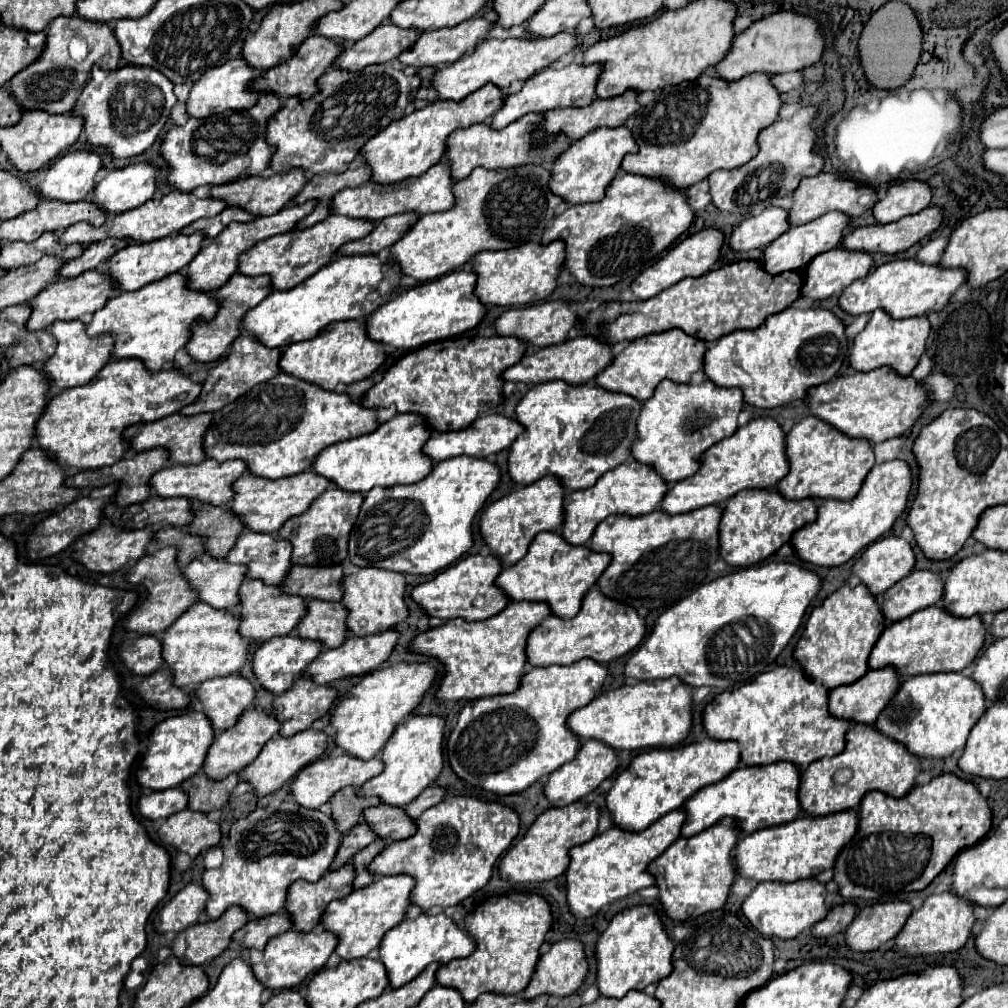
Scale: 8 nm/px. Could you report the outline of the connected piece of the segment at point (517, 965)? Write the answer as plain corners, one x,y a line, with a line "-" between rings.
536,893
524,897
490,897
466,917
466,931
476,939
476,951
442,965
438,969
438,985
458,989
466,1003
474,1003
486,991
504,995
522,993
532,979
532,971
540,959
540,947
550,929
552,907
544,897

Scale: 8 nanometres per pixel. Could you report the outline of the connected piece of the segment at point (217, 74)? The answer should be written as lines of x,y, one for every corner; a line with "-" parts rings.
242,57
234,59
230,63
212,67
210,71
206,71
206,75
202,75
194,83
194,87
190,91
190,97
186,101
188,115
198,117
198,119
206,119
210,115
222,113
226,109
246,109
246,107
252,107
258,101
258,95
250,95
250,91
246,91
246,83
250,83
250,79
254,79
254,75
260,75
260,71
256,67
248,67
246,59
242,59

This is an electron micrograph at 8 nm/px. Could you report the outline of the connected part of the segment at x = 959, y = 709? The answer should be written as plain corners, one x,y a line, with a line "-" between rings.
926,673
910,677
902,683
896,697
888,703
888,707
880,713
876,719
876,729
884,735
904,743
910,753
920,757
948,757
956,749
964,749
970,729
976,725
976,721
986,711
986,697
982,695
982,689
976,687
974,679
964,677
962,673

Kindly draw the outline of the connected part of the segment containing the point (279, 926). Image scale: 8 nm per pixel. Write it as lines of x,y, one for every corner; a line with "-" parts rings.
286,911
274,913
274,915
266,915
262,919
250,917
246,927
242,927
234,935
234,941
240,941
250,949
262,949
262,947
266,947
270,937
286,933
290,929
292,929
292,923
290,923
290,917
286,915

